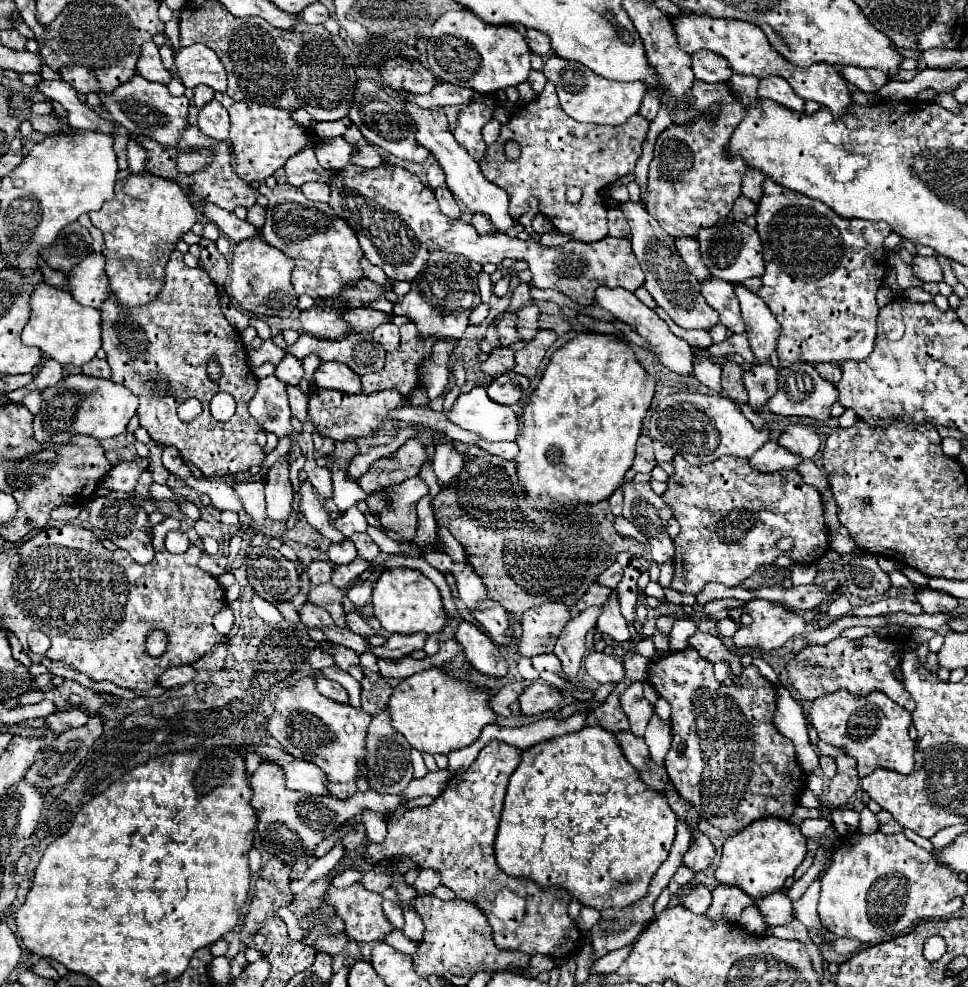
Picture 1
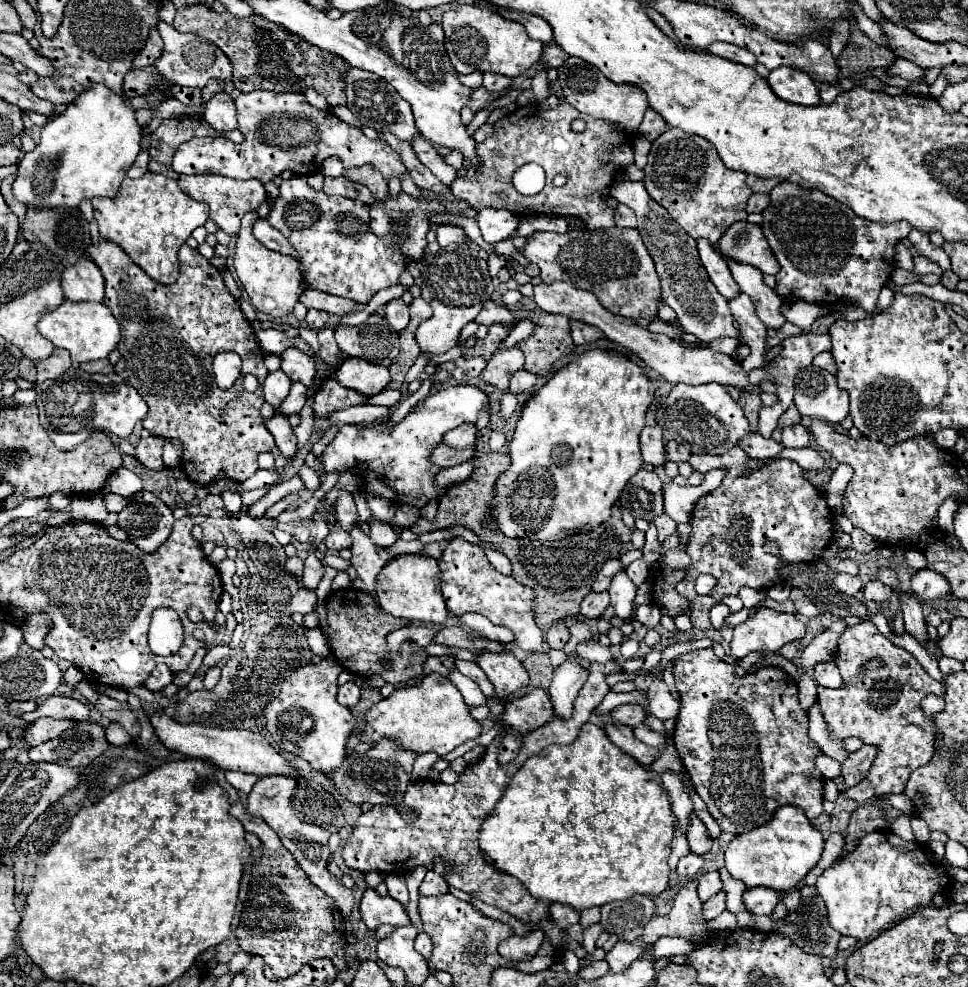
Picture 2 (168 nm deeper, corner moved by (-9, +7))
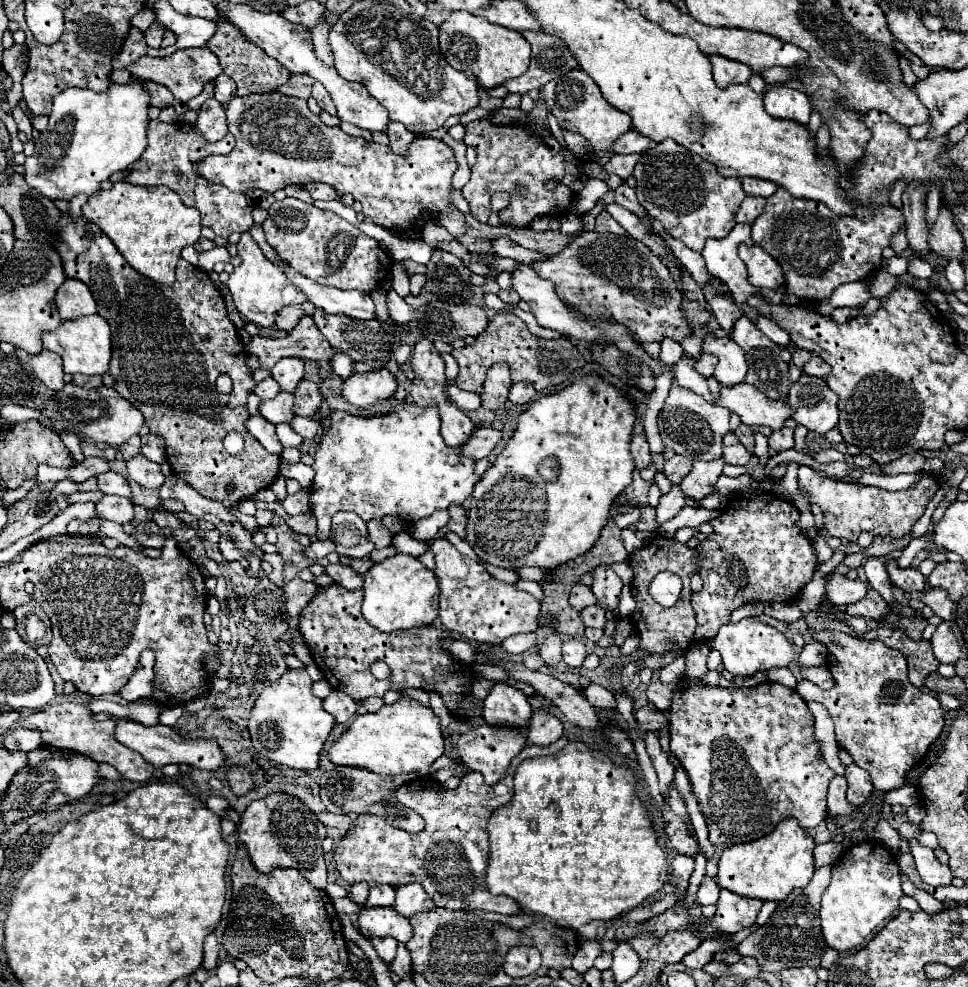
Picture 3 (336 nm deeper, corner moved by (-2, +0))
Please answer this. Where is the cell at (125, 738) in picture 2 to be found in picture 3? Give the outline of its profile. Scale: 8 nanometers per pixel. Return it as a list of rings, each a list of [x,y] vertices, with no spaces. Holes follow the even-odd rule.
[[[60,703],[60,705],[50,705],[46,709],[30,713],[24,721],[24,727],[30,729],[40,729],[42,731],[42,741],[48,747],[60,747],[60,749],[74,749],[84,755],[90,755],[94,761],[104,761],[116,767],[116,771],[132,781],[148,781],[154,775],[154,767],[146,763],[136,751],[128,751],[122,743],[116,741],[114,737],[114,727],[116,723],[112,719],[108,721],[92,721],[92,713],[80,705],[80,703]]]

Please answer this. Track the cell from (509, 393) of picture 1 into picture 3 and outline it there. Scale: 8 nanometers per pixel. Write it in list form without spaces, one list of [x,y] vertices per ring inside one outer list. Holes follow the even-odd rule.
[[[514,383],[510,387],[510,393],[508,393],[508,401],[514,403],[514,405],[522,405],[522,403],[528,403],[532,401],[532,397],[536,395],[534,387],[530,383]]]

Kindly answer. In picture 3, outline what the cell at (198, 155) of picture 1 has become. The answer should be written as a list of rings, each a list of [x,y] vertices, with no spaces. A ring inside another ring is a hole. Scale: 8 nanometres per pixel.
[[[282,93],[250,95],[240,107],[228,107],[226,115],[236,147],[228,155],[208,155],[194,165],[198,175],[210,183],[220,183],[240,193],[254,187],[274,193],[284,185],[322,181],[332,185],[338,195],[350,193],[362,203],[362,213],[386,229],[422,229],[422,225],[436,215],[436,223],[446,227],[454,237],[464,233],[464,217],[448,197],[456,157],[440,139],[416,137],[408,155],[396,155],[386,145],[368,143],[344,133],[340,127],[324,125],[322,119],[308,109],[304,99],[286,97]]]

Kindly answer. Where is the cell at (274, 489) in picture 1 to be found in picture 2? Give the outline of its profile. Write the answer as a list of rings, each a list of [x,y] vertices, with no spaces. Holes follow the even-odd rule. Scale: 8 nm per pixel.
[[[275,414],[273,418],[265,420],[265,426],[267,426],[267,430],[273,434],[275,444],[277,444],[277,448],[281,450],[281,454],[283,454],[285,458],[295,456],[295,452],[297,452],[297,438],[295,438],[293,428],[289,426],[287,418],[281,416],[281,414]]]

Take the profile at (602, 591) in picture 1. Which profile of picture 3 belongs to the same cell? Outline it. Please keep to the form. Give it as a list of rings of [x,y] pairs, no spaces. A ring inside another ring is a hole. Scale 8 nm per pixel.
[[[588,605],[584,611],[580,611],[580,619],[584,627],[604,627],[606,625],[606,613],[600,605]]]

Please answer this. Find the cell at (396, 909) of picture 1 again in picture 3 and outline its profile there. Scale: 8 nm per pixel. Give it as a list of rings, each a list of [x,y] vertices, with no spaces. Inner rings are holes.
[[[376,885],[370,889],[370,895],[364,907],[392,907],[394,895],[396,895],[396,889],[392,885]]]

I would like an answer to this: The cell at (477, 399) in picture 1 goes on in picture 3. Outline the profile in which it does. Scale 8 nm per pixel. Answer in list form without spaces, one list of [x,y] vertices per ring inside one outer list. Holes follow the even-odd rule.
[[[406,405],[398,411],[376,417],[356,417],[346,411],[334,411],[330,431],[320,441],[312,467],[316,471],[316,477],[310,507],[318,519],[318,539],[330,537],[330,519],[336,511],[354,511],[364,521],[396,515],[408,523],[416,523],[418,519],[424,519],[438,509],[448,509],[454,503],[464,503],[472,495],[472,489],[480,479],[474,473],[474,461],[444,459],[440,413],[436,411],[436,407],[418,405]]]

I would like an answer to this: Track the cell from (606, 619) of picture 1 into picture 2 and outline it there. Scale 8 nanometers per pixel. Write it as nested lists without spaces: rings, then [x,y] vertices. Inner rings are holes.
[[[617,572],[611,580],[609,586],[609,596],[611,596],[611,606],[615,608],[615,614],[619,618],[631,620],[631,604],[635,598],[635,584],[629,580],[629,576],[625,572]]]

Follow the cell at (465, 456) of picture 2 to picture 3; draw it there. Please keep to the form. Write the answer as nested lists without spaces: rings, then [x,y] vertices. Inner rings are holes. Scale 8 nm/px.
[[[480,427],[476,429],[470,439],[462,445],[460,449],[460,455],[462,457],[470,457],[470,459],[482,459],[482,457],[488,457],[492,453],[492,449],[496,447],[496,443],[500,441],[502,433],[492,429],[492,427]]]

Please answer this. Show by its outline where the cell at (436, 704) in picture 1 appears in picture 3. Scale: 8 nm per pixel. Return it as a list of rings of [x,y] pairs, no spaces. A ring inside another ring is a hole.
[[[404,695],[394,705],[384,705],[376,713],[358,715],[348,731],[328,749],[330,761],[336,765],[364,767],[380,775],[398,775],[416,771],[430,775],[432,761],[444,755],[444,737],[440,729],[440,717],[430,707]]]

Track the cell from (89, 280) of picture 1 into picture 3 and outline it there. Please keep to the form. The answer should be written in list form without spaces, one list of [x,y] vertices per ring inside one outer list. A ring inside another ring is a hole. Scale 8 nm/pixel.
[[[70,277],[56,291],[56,307],[64,321],[96,313],[96,301],[94,301],[88,285],[82,281],[70,279]]]

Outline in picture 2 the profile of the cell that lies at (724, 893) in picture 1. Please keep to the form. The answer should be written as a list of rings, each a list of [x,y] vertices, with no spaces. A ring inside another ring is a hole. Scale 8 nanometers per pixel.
[[[719,892],[717,896],[709,898],[709,900],[703,904],[703,918],[705,918],[705,920],[713,920],[713,918],[719,916],[723,910],[725,910],[725,892]]]

